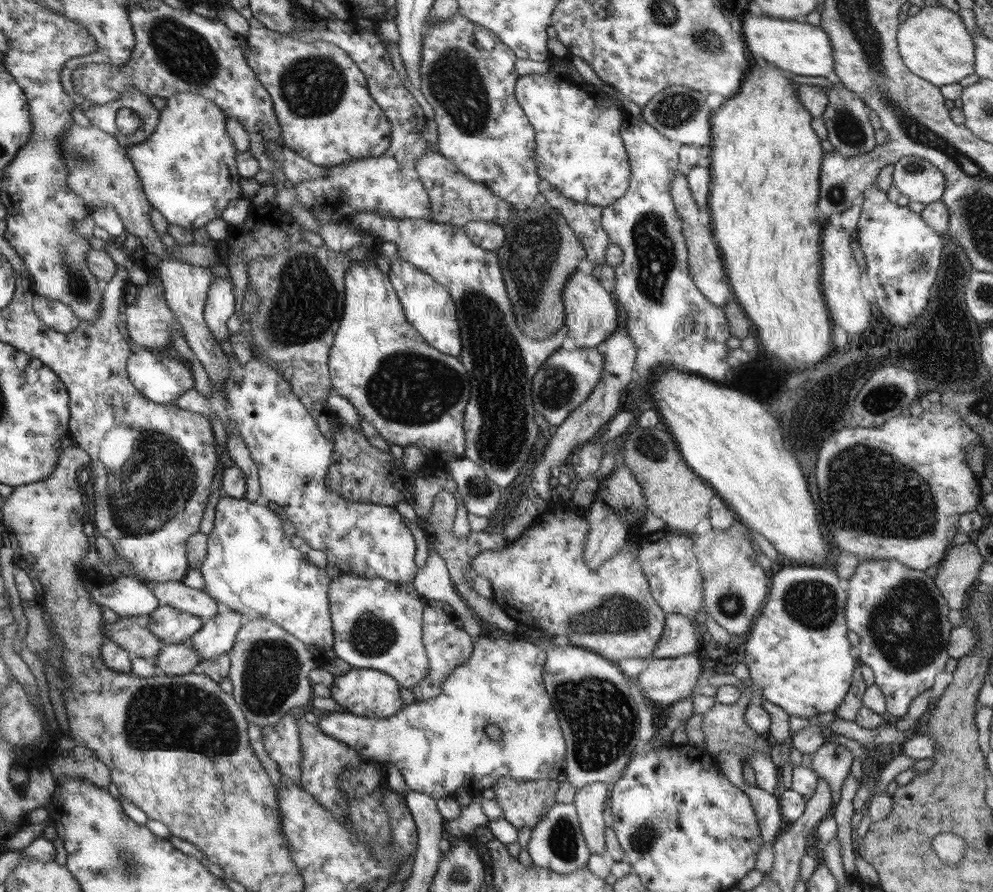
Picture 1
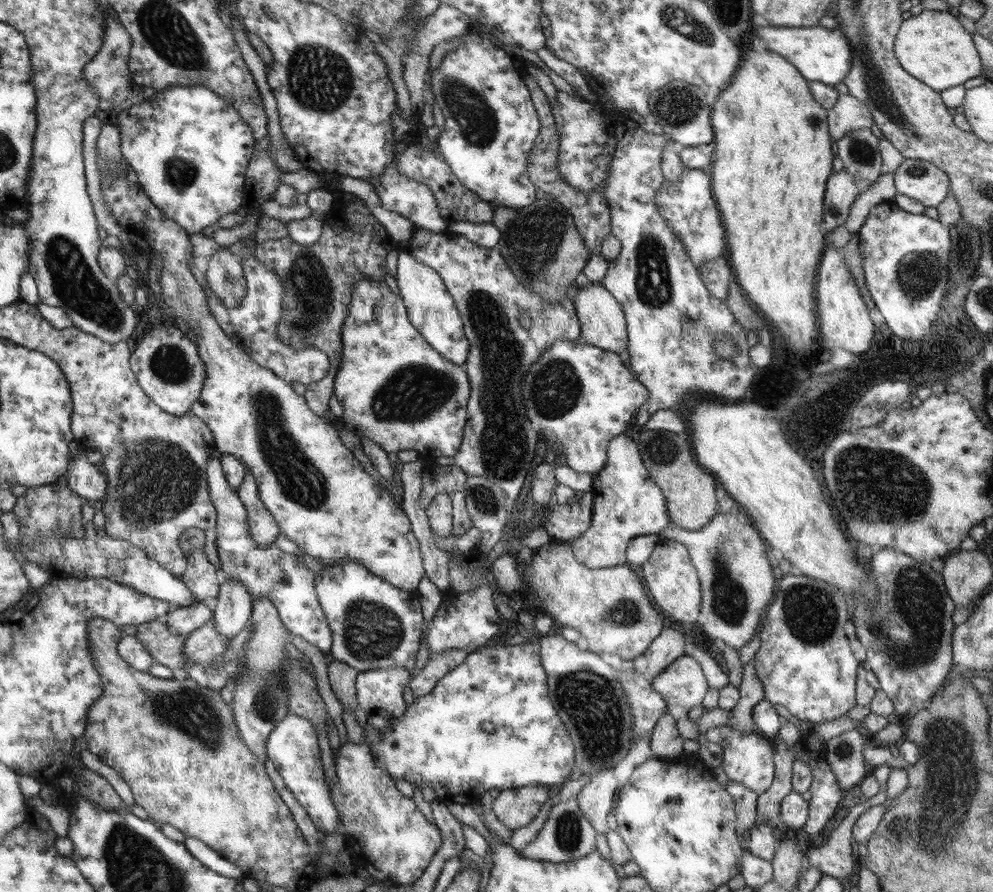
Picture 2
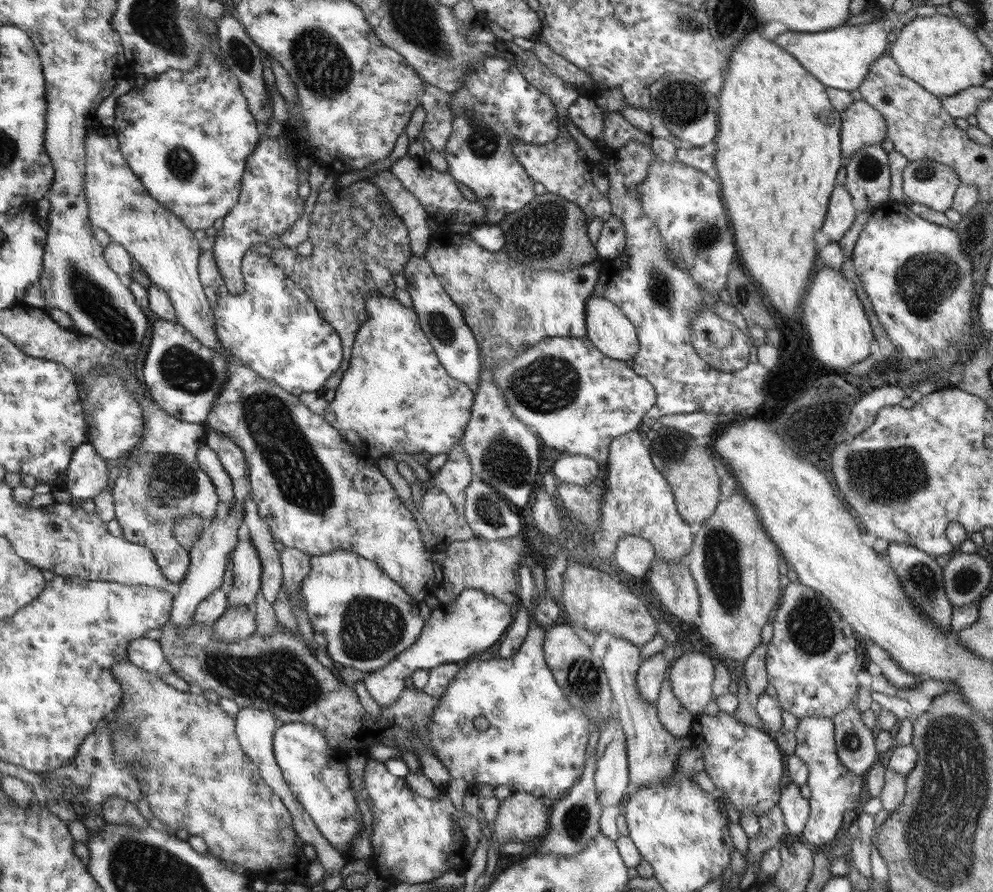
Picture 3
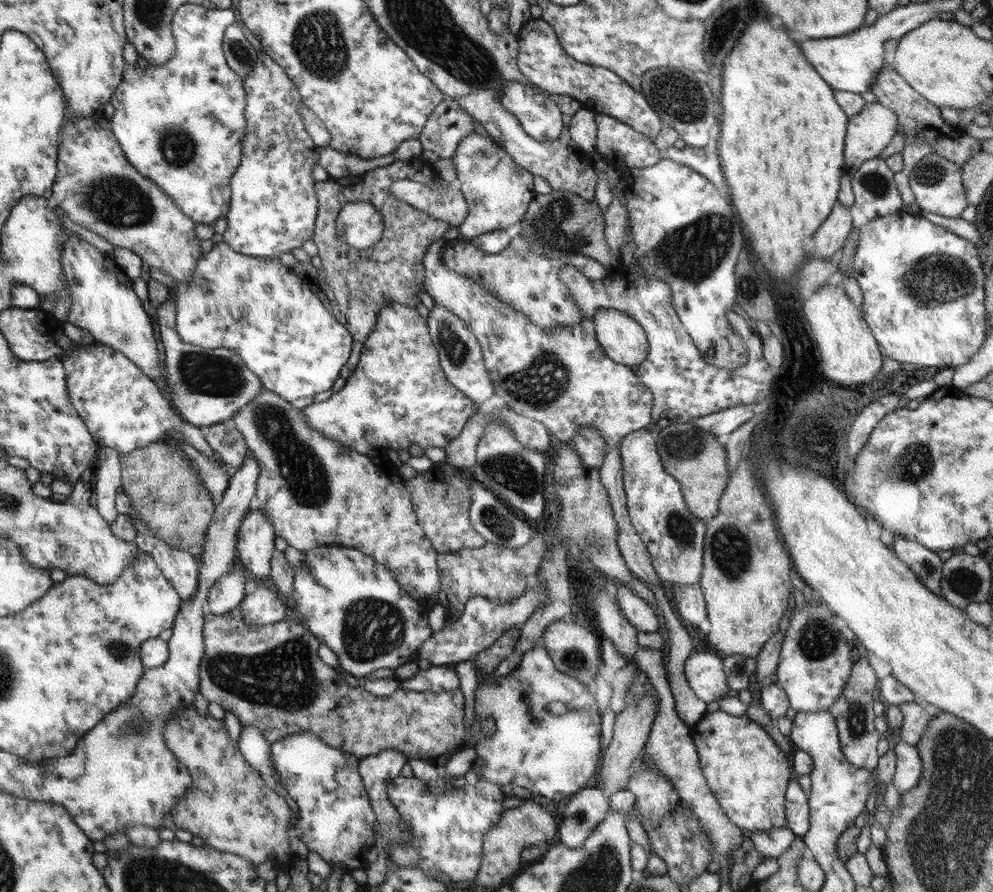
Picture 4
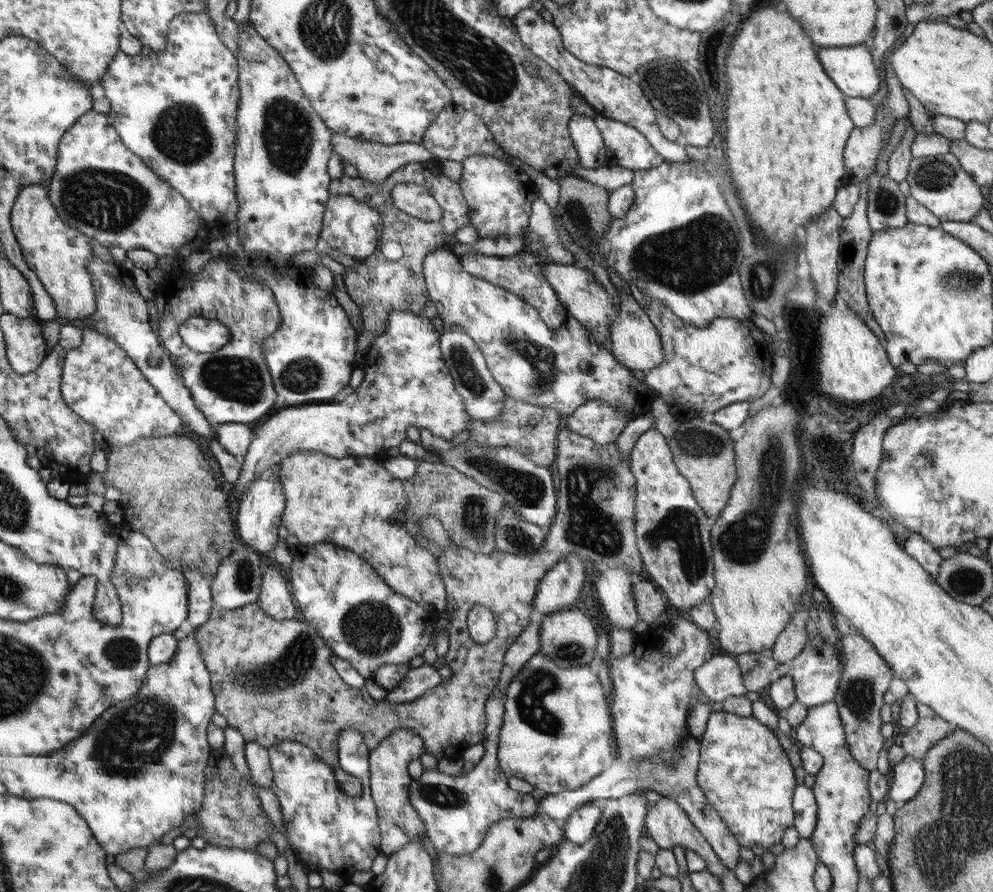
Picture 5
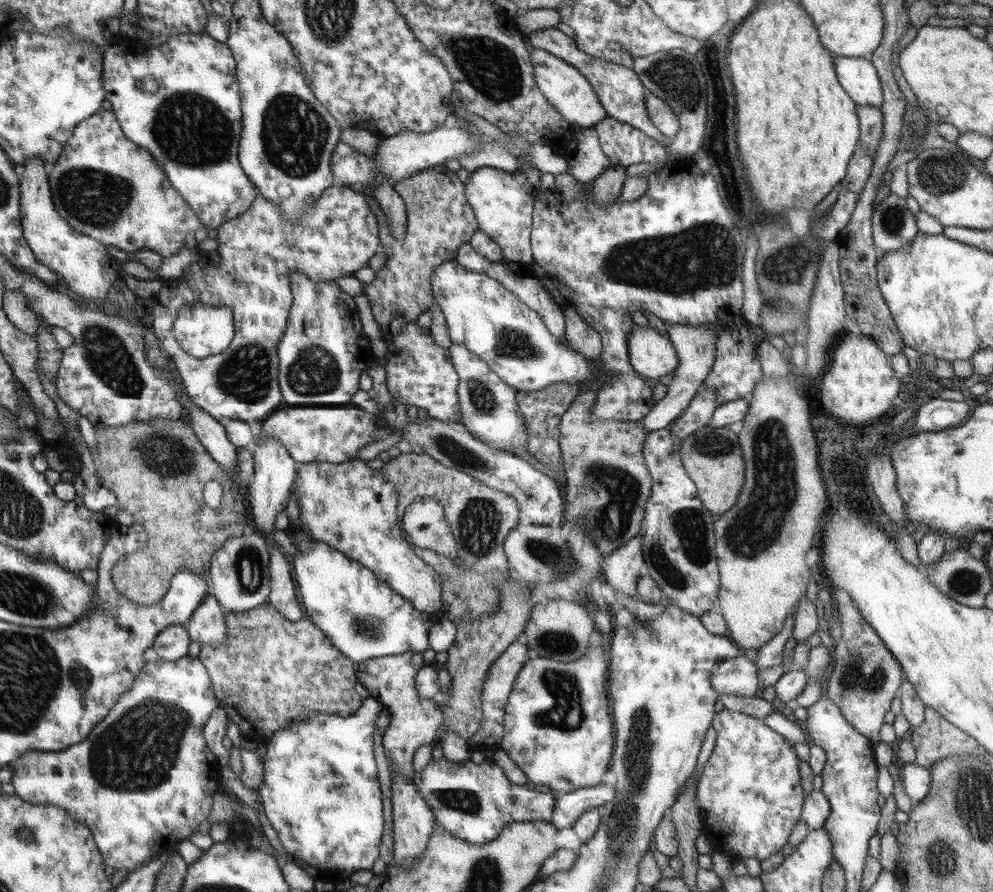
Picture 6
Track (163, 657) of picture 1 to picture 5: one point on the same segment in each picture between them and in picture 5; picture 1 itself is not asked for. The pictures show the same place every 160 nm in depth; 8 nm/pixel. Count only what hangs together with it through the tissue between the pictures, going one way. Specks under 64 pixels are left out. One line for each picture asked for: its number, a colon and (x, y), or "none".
2: (204, 646)
3: (236, 624)
4: (264, 606)
5: (276, 599)

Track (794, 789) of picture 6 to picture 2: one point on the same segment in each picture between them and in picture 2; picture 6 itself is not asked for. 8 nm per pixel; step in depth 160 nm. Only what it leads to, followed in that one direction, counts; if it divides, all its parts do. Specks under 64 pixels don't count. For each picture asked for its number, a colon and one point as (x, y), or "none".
2: (747, 756)
3: (746, 763)
4: (748, 772)
5: (744, 772)

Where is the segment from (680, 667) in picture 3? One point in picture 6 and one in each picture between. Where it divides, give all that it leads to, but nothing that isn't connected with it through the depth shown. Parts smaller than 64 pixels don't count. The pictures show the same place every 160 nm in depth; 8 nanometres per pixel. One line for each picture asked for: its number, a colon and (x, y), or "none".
4: (704, 671)
5: (719, 677)
6: (738, 676)

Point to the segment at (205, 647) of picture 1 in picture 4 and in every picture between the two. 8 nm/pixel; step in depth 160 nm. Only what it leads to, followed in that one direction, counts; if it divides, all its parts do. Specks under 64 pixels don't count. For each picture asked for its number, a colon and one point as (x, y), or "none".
2: (234, 608)
3: (248, 571)
4: (256, 536)

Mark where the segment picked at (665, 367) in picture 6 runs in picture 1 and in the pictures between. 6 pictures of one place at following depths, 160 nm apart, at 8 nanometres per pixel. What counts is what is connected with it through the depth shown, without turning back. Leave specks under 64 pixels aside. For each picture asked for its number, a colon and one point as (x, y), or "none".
1: (591, 315)
2: (602, 321)
3: (609, 329)
4: (623, 340)
5: (634, 341)

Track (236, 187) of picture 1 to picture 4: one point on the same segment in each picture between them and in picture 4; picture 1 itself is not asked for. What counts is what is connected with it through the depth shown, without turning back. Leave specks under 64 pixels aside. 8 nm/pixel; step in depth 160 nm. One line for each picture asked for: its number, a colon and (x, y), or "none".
2: (189, 151)
3: (187, 135)
4: (181, 124)

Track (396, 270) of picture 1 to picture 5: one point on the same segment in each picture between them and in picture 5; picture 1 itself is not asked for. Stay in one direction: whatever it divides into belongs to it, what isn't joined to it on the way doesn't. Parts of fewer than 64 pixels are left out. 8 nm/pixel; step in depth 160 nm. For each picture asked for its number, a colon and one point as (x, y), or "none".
2: (431, 308)
3: (443, 323)
4: (460, 354)
5: (483, 397)

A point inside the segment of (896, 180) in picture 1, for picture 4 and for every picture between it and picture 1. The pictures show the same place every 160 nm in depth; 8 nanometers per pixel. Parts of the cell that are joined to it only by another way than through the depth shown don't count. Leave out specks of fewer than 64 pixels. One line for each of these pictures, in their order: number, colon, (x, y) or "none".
2: (919, 179)
3: (927, 182)
4: (937, 184)

